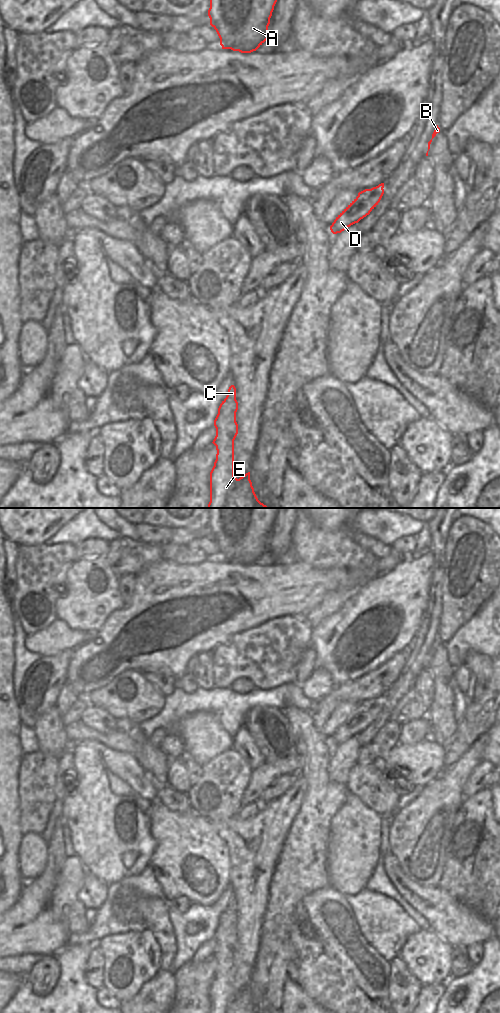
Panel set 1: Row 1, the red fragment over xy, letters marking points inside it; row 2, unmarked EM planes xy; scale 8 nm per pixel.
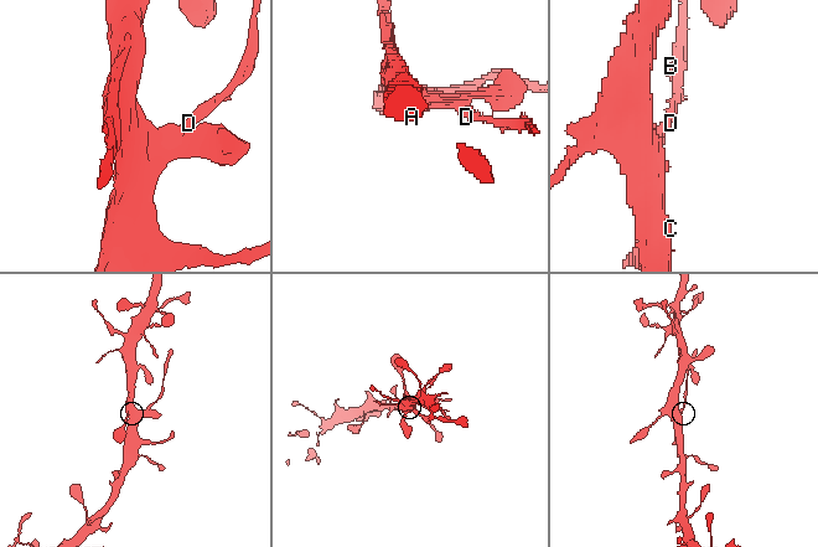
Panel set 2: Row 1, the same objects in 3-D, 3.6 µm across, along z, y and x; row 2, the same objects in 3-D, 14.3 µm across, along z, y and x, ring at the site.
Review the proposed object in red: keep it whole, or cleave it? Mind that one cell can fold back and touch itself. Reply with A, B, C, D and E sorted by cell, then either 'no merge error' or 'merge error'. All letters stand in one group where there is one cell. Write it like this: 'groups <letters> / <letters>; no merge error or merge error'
groups A C D E / B; merge error

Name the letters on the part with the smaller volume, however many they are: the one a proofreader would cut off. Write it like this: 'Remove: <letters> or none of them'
Remove: B

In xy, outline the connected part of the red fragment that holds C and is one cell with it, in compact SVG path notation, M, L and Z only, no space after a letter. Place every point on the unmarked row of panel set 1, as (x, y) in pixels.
M231 897L226 910L218 920L218 926L214 932L216 948L212 955L216 958L217 966L210 984L210 1013L259 1013L250 992L250 984L239 991L234 988L234 952L238 946L237 922L236 900Z

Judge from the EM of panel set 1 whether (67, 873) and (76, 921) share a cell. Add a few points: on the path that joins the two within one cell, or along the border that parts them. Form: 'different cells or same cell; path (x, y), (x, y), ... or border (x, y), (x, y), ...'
same cell; path (67, 885), (67, 902), (71, 909)

